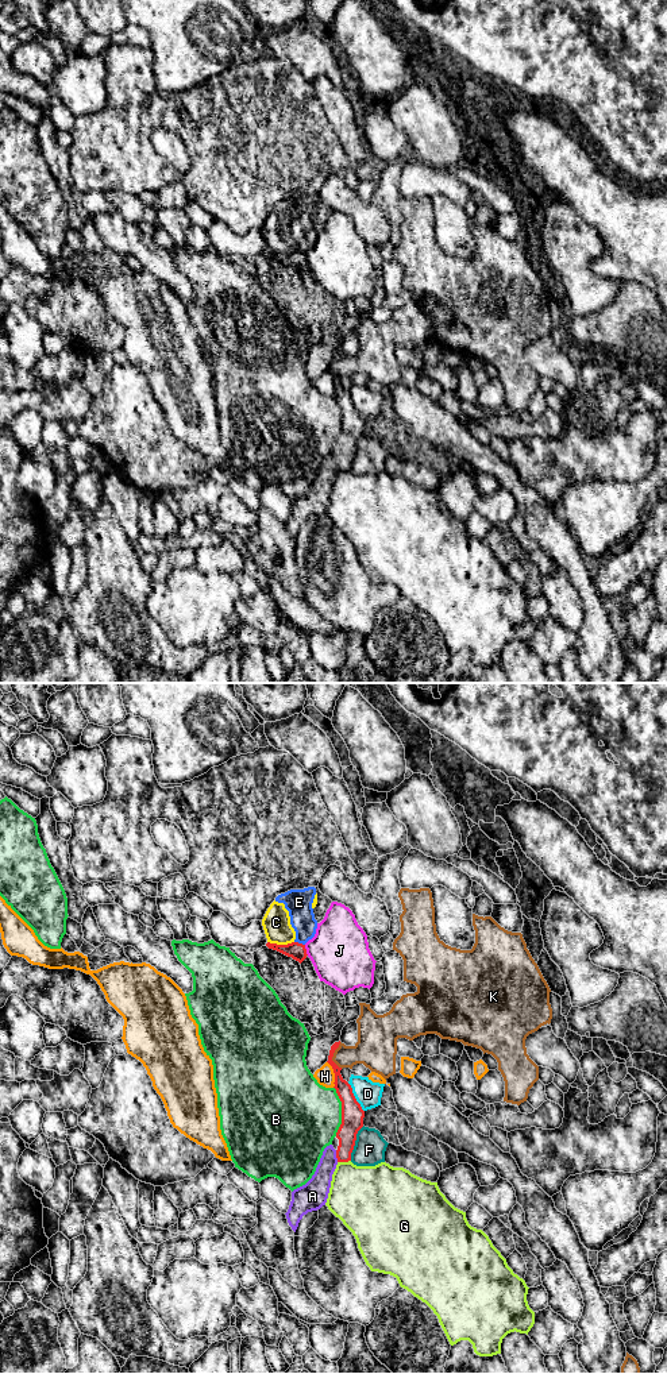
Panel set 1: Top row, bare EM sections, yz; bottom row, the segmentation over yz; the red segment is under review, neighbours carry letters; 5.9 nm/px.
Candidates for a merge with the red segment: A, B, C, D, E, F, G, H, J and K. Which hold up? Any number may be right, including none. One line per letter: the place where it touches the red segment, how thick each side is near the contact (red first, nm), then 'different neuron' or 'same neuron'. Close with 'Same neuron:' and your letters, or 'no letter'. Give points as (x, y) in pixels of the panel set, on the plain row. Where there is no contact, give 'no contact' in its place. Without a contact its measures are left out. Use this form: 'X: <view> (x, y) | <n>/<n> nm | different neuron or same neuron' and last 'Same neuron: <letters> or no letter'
A: yz (336, 464) | 130/150 nm | same neuron
B: yz (342, 420) | 130/460 nm | different neuron
C: yz (281, 254) | 100/160 nm | different neuron
D: yz (354, 406) | 130/160 nm | different neuron
E: yz (300, 253) | 100/160 nm | different neuron
F: yz (354, 452) | 130/190 nm | different neuron
G: yz (343, 470) | 130/380 nm | different neuron
H: yz (335, 383) | 130/110 nm | different neuron
J: yz (305, 259) | 100/360 nm | different neuron
K: yz (332, 365) | 90/220 nm | different neuron
Same neuron: A

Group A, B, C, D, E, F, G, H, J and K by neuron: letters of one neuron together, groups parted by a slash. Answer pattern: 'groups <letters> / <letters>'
groups A / B / C E / D / F / G / H / J / K

